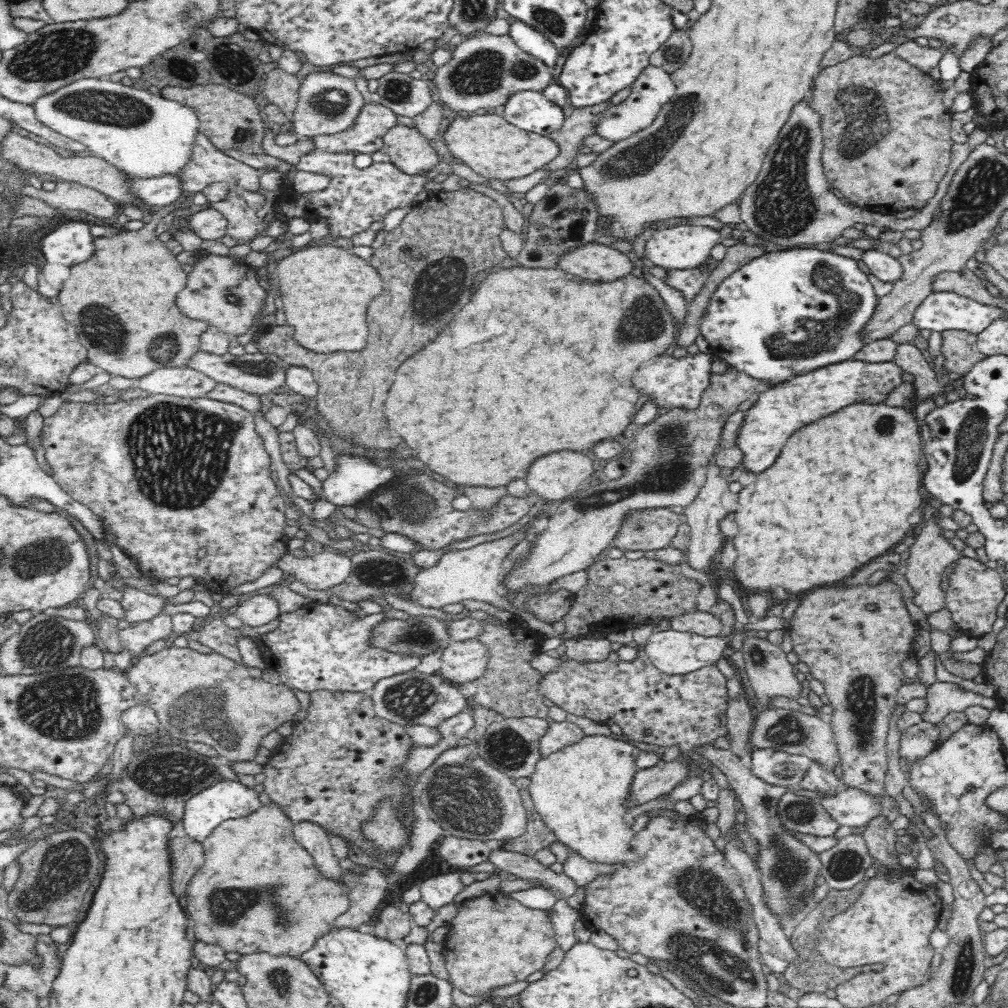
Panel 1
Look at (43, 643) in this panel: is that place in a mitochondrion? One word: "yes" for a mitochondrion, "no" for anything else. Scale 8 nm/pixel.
yes

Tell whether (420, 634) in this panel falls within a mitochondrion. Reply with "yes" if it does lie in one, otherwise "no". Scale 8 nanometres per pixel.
yes

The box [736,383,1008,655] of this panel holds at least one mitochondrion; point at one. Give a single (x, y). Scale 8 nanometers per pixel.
(971, 438)

